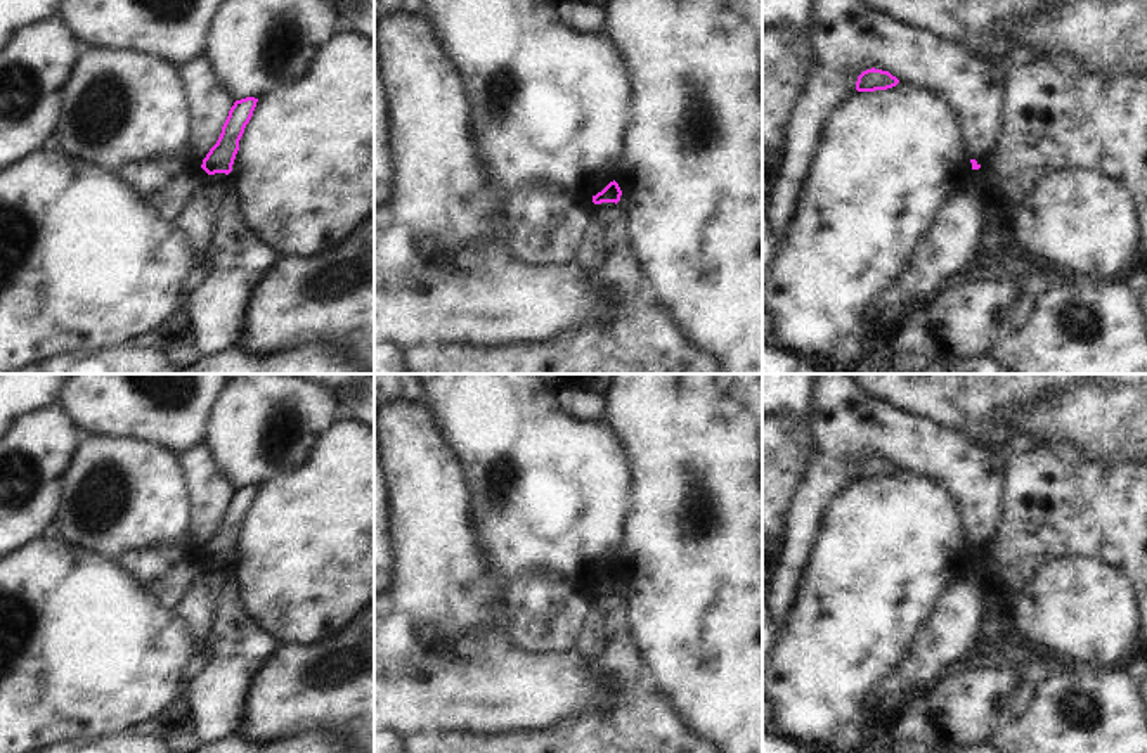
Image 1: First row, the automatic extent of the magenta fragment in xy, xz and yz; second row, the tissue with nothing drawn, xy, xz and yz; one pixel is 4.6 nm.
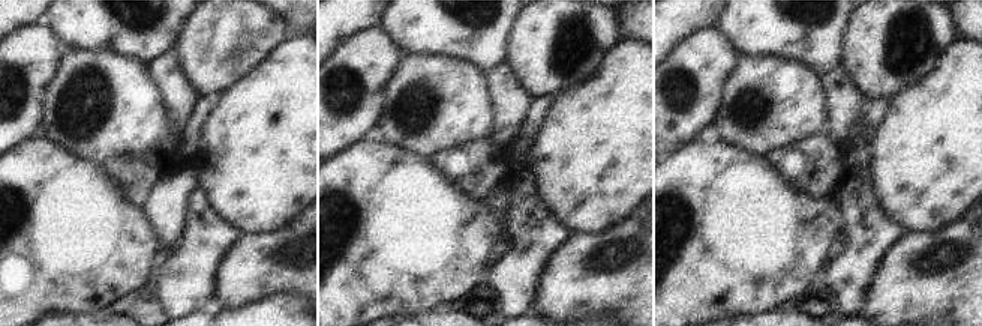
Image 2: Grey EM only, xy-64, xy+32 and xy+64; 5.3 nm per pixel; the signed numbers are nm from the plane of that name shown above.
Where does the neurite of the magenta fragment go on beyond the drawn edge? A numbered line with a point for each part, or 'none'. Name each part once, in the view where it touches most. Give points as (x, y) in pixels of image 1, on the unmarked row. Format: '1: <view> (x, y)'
none

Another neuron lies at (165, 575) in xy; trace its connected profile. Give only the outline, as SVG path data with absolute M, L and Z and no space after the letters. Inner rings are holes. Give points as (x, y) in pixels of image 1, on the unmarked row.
M182 549L130 550L118 563L166 609L178 604L191 582L210 564L203 556Z

